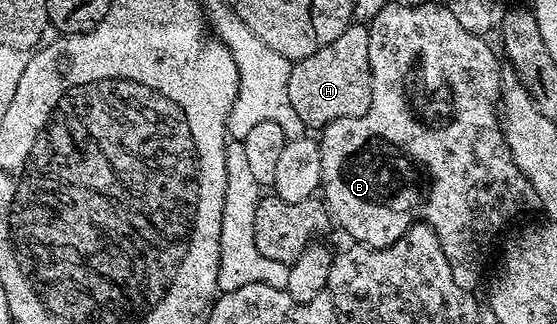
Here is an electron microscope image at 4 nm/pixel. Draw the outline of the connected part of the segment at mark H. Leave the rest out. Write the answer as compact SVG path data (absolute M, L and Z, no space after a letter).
M362 22L351 23L328 46L297 61L288 74L288 102L307 129L321 130L340 118L360 118L368 114L374 97L371 64L368 62L369 27Z

